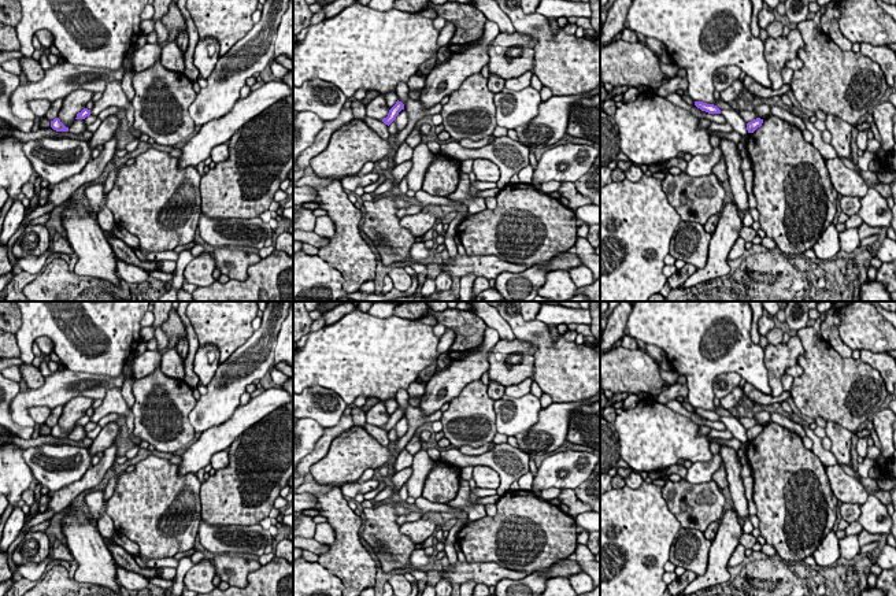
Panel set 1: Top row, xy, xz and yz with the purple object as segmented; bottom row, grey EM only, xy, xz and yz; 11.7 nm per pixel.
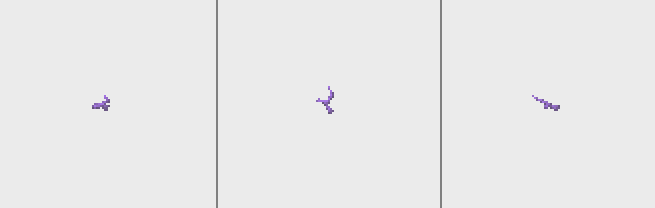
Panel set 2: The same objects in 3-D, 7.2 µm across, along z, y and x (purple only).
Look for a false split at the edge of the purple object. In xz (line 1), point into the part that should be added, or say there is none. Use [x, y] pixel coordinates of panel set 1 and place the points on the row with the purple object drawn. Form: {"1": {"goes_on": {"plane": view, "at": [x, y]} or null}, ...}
{"1": {"goes_on": null}}

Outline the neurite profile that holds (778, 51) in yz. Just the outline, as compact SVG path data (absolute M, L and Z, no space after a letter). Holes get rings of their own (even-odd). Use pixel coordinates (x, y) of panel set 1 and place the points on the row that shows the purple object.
M792 29L786 37L767 37L763 45L771 89L778 90L784 86L782 69L786 67L788 60L799 58L799 51L804 47L804 40L797 29Z

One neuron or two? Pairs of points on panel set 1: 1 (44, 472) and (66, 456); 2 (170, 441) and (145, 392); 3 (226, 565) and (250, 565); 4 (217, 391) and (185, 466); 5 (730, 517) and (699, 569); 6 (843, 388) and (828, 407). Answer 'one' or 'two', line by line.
1: one
2: one
3: one
4: two
5: two
6: one

